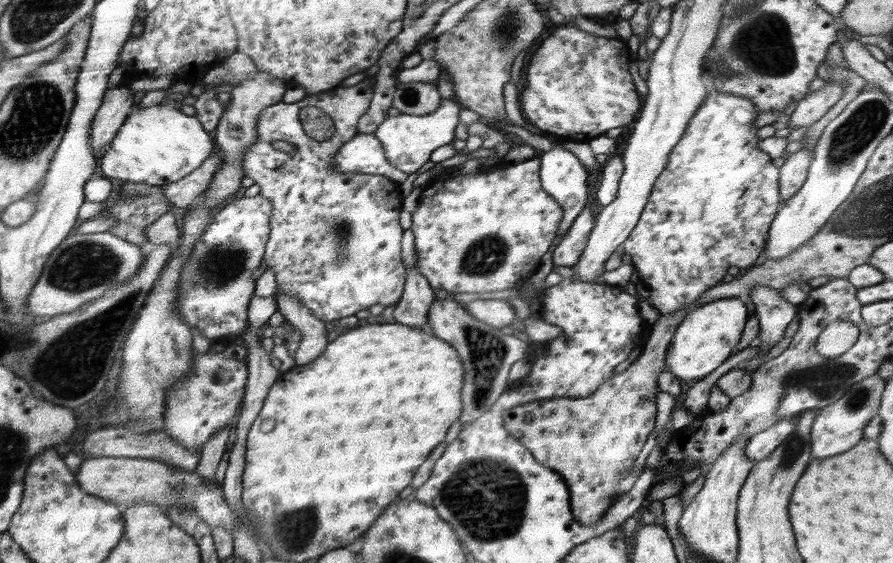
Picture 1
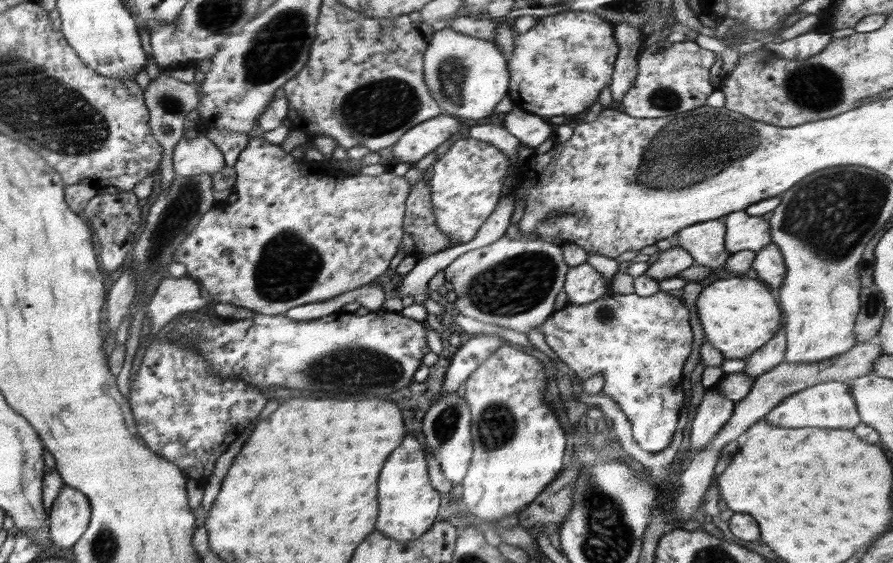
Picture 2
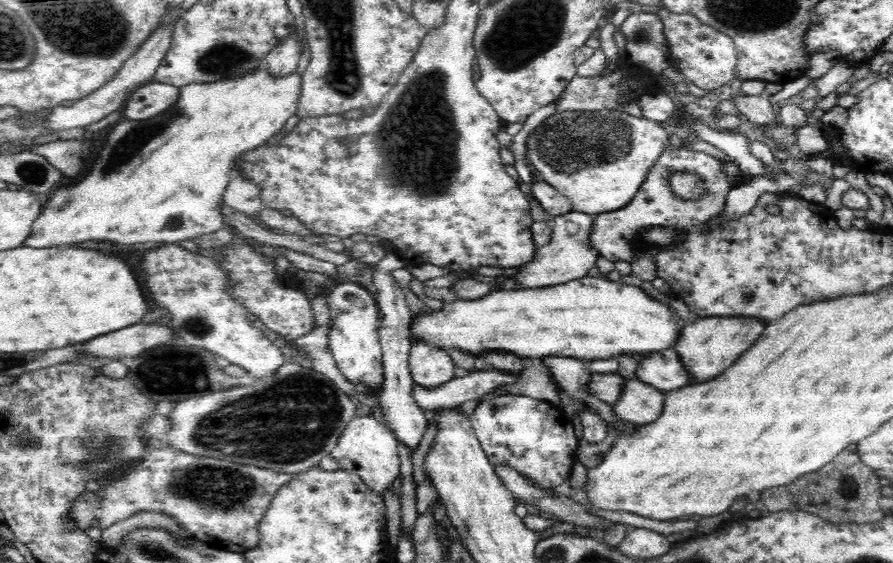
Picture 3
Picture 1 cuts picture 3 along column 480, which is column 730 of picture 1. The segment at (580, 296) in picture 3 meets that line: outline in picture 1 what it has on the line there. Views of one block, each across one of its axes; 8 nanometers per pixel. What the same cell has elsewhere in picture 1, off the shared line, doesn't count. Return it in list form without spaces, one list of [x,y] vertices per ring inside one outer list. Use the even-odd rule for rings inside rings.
[[[719,298],[694,307],[686,318],[675,329],[670,341],[665,364],[681,381],[694,382],[714,372],[725,360],[734,354],[734,347],[741,339],[742,331],[747,323],[748,311],[744,298]]]

